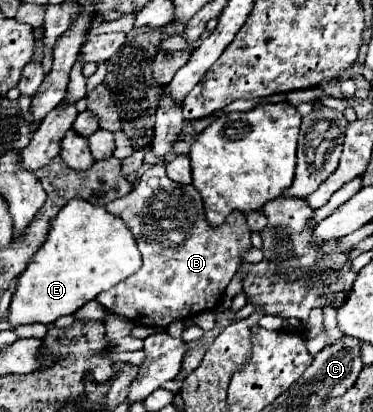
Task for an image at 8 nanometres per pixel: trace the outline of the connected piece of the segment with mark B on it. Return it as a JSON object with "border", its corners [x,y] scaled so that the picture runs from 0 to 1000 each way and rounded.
{"border":[[[429,243],[424,272],[418,272],[418,306],[413,306],[413,345],[408,345],[408,369],[424,383],[418,398],[408,398],[375,432],[370,451],[332,481],[306,485],[300,495],[290,495],[284,505],[306,519],[322,524],[338,549],[354,558],[370,607],[381,617],[381,650],[343,670],[338,680],[327,680],[322,689],[311,689],[306,699],[295,699],[290,709],[273,709],[268,718],[257,718],[257,728],[300,762],[322,762],[343,777],[354,777],[359,786],[375,791],[418,791],[418,796],[445,796],[456,782],[477,777],[477,772],[515,772],[531,757],[552,757],[552,752],[574,752],[595,718],[601,704],[611,694],[611,684],[627,675],[638,646],[649,641],[643,617],[649,607],[670,602],[670,553],[654,534],[654,519],[627,510],[590,549],[563,549],[552,524],[547,524],[547,505],[542,505],[542,481],[525,466],[520,451],[493,451],[493,447],[472,447],[466,437],[456,437],[445,427],[445,374],[461,364],[477,325],[493,311],[493,282],[488,282],[488,262],[472,262],[472,252],[461,252],[461,243]]]}

